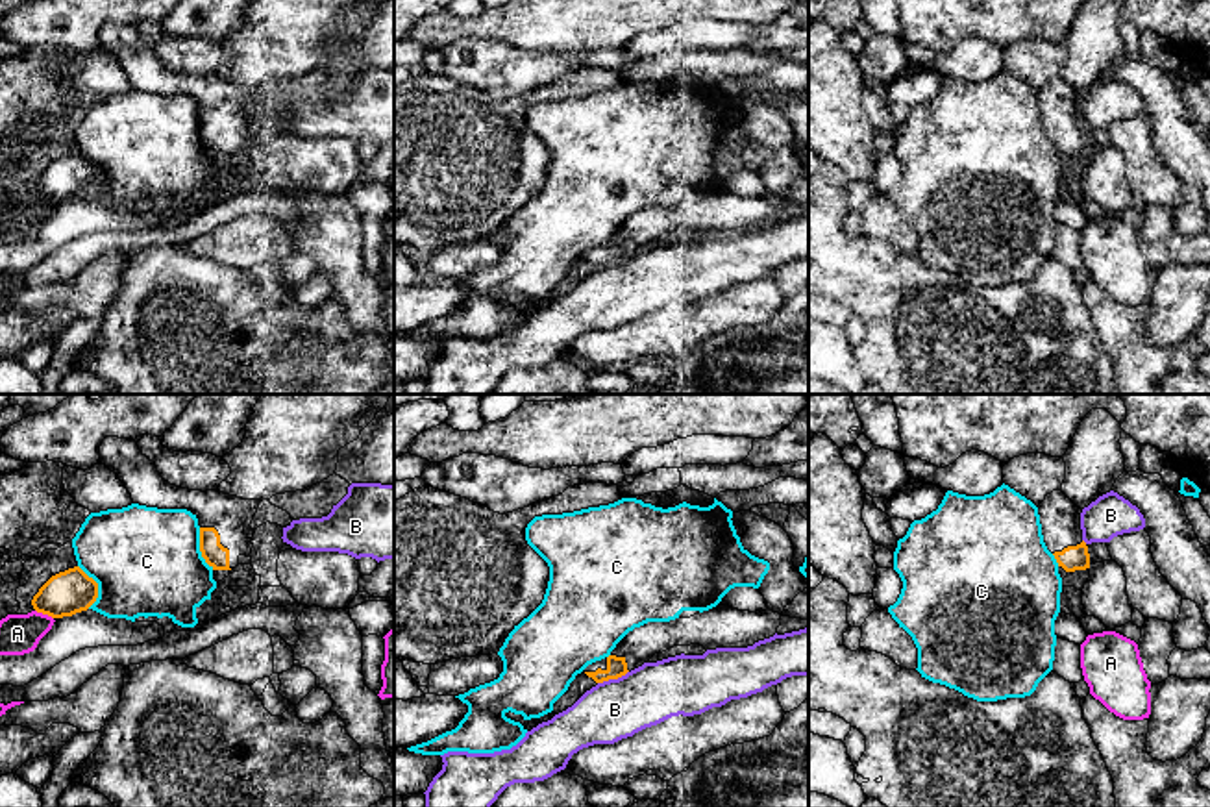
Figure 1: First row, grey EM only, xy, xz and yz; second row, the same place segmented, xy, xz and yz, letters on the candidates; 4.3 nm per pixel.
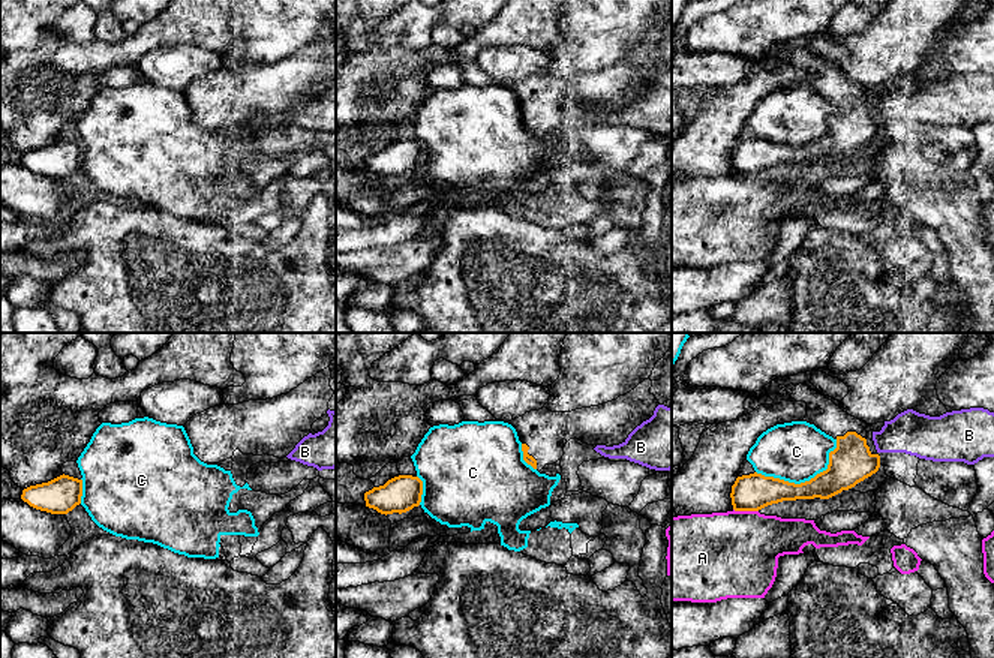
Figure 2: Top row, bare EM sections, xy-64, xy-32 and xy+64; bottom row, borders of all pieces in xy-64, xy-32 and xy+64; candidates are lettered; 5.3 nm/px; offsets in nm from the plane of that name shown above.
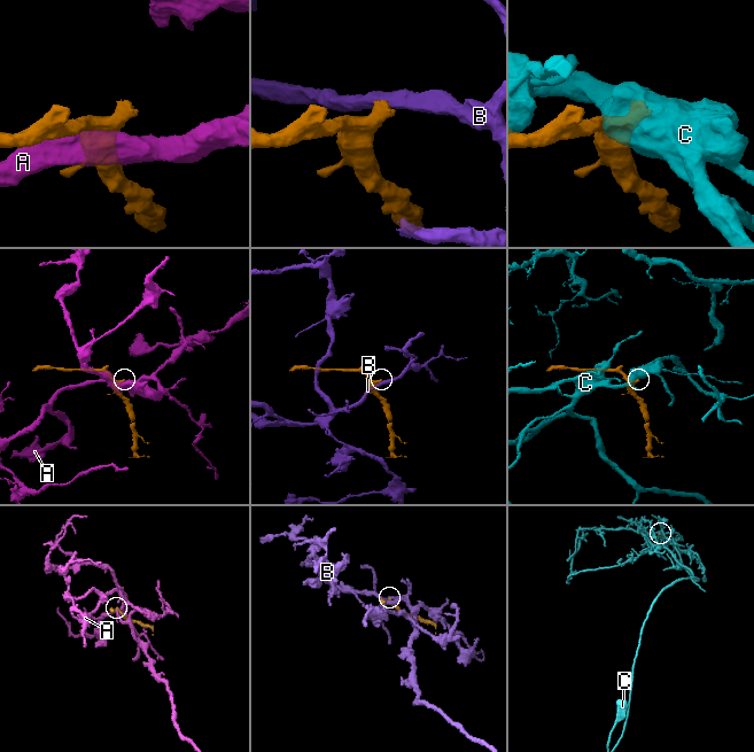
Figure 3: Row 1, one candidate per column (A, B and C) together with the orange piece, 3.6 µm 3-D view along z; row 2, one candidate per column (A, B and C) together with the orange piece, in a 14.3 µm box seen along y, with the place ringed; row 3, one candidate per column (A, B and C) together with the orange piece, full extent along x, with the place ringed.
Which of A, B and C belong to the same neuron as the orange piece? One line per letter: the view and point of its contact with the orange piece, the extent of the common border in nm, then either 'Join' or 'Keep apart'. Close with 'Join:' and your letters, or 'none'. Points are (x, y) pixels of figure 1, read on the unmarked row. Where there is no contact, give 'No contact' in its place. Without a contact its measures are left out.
A: Touches orange at xy (45, 198). Shared border 90 nm. Keep apart
B: Touches orange at xz (613, 263). Shared border 150 nm. Keep apart
C: Touches orange at xy (97, 173). Shared border 200 nm. Keep apart
Join: none

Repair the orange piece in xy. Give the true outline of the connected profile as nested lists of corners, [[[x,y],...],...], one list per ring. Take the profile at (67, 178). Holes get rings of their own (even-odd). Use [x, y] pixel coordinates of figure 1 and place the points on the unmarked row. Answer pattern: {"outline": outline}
{"outline": [[[80,152],[52,161],[33,181],[37,198],[52,204],[72,202],[87,196],[98,183],[98,168]]]}

